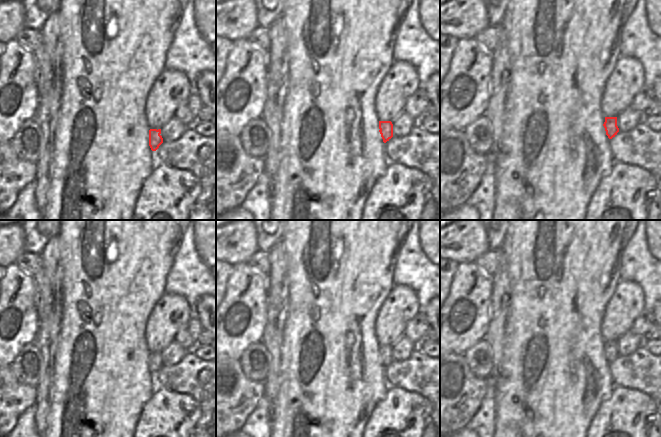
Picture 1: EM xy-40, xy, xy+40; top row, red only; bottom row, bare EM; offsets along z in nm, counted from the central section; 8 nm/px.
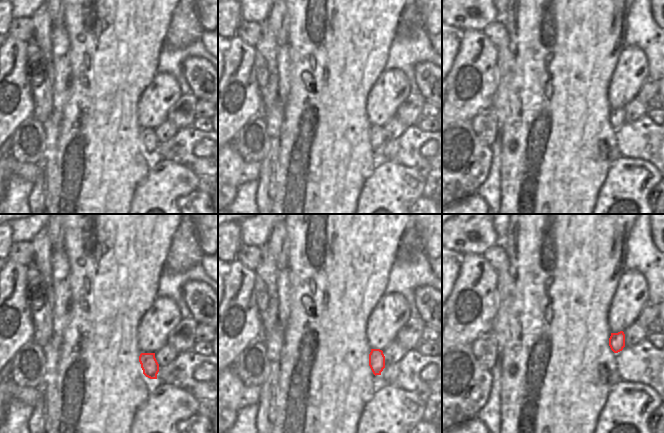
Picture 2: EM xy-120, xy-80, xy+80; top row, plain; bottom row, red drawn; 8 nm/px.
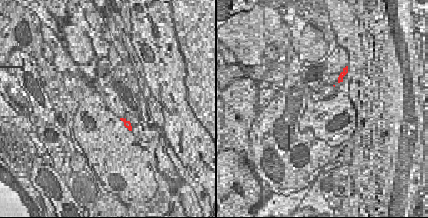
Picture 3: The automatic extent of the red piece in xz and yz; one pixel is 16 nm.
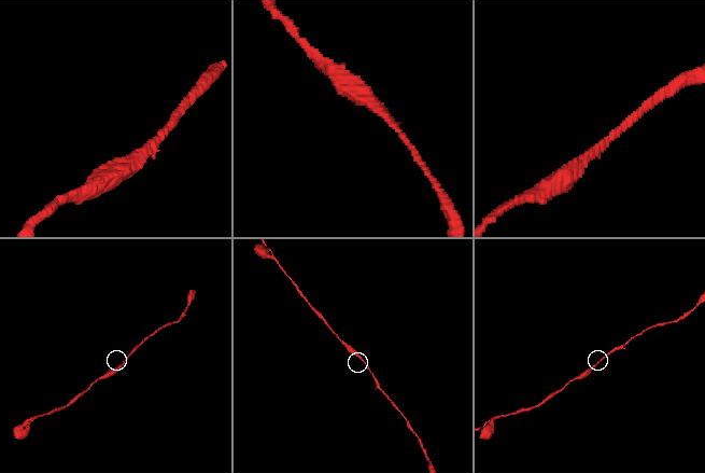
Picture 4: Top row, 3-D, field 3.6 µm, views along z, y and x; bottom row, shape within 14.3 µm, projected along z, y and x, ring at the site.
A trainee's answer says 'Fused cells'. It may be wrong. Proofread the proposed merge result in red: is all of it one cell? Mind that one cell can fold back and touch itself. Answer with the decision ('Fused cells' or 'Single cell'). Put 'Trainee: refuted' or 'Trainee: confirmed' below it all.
Single cell.
Trainee: refuted

